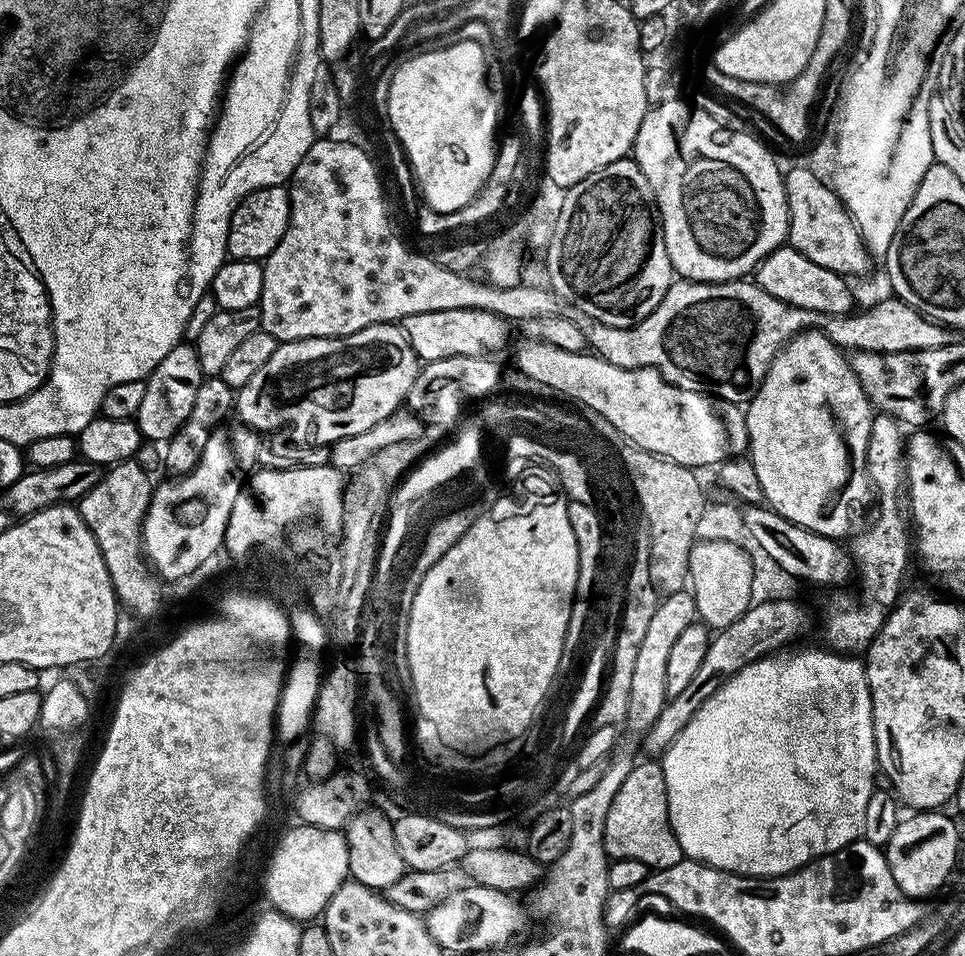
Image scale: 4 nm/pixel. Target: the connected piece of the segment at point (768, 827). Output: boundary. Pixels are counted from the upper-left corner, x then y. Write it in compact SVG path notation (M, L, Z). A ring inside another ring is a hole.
M820 646L815 647L792 652L789 656L772 654L742 666L698 707L697 712L686 726L683 726L672 744L664 749L662 763L668 795L668 817L687 859L701 860L703 864L712 868L737 872L740 876L784 876L787 872L798 870L820 856L834 854L863 837L866 806L869 805L874 789L872 779L878 776L872 725L872 695L868 675L864 669L865 661L852 654L841 654Z

